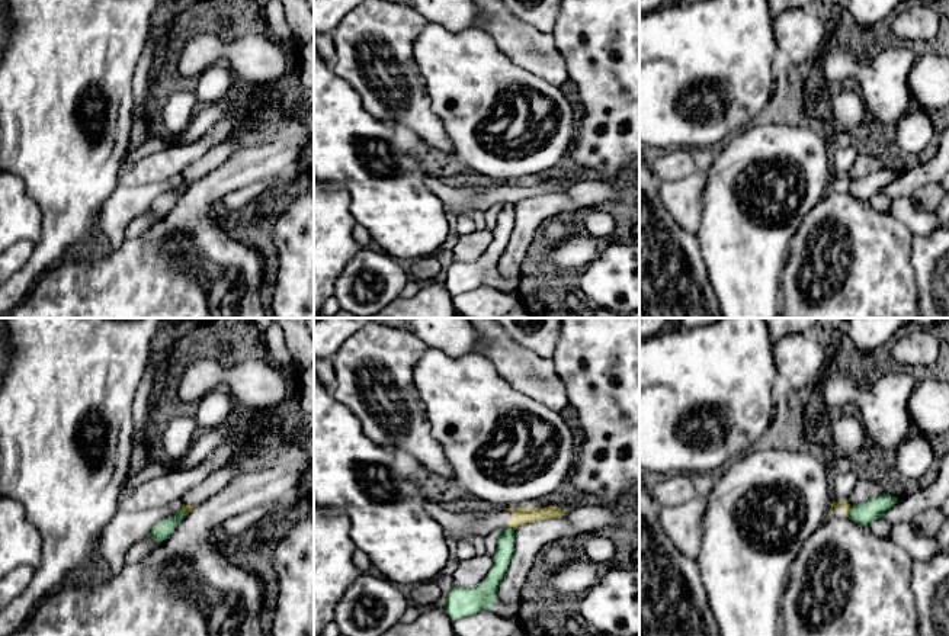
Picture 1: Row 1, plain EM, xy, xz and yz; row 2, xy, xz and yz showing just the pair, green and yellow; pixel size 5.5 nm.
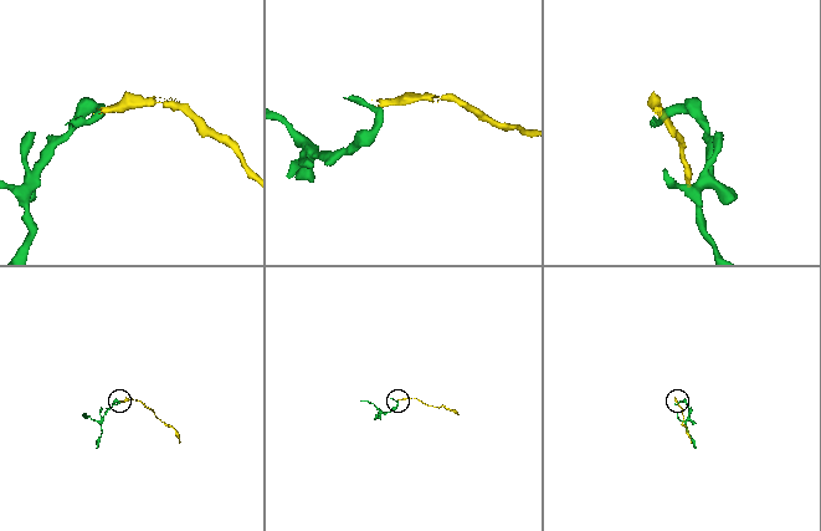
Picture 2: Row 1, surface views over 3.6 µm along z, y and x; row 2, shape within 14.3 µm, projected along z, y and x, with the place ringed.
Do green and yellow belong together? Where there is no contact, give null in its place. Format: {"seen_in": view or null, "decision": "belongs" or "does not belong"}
{"seen_in": "yz", "decision": "does not belong"}

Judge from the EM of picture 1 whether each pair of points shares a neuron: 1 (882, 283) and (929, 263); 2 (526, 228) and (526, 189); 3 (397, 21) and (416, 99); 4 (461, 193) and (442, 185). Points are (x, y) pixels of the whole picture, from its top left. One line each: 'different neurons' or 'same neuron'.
1: different neurons
2: different neurons
3: same neuron
4: same neuron

